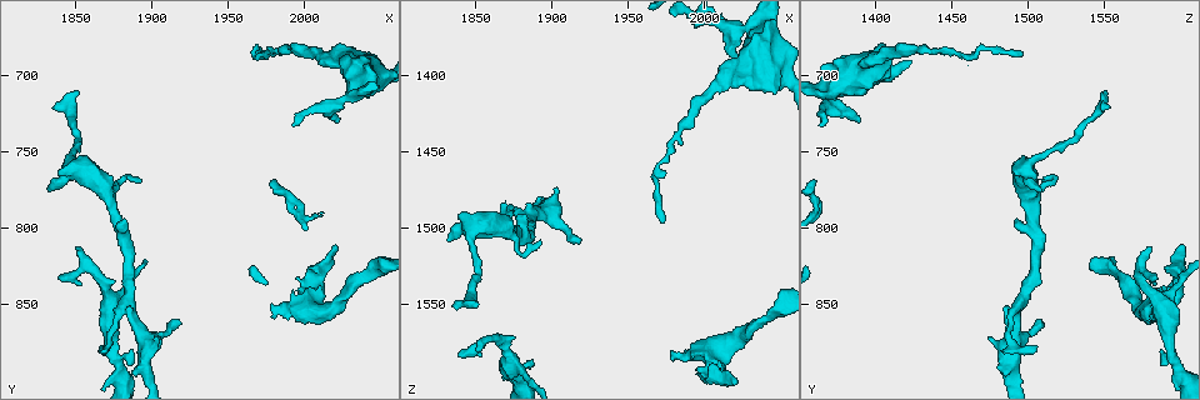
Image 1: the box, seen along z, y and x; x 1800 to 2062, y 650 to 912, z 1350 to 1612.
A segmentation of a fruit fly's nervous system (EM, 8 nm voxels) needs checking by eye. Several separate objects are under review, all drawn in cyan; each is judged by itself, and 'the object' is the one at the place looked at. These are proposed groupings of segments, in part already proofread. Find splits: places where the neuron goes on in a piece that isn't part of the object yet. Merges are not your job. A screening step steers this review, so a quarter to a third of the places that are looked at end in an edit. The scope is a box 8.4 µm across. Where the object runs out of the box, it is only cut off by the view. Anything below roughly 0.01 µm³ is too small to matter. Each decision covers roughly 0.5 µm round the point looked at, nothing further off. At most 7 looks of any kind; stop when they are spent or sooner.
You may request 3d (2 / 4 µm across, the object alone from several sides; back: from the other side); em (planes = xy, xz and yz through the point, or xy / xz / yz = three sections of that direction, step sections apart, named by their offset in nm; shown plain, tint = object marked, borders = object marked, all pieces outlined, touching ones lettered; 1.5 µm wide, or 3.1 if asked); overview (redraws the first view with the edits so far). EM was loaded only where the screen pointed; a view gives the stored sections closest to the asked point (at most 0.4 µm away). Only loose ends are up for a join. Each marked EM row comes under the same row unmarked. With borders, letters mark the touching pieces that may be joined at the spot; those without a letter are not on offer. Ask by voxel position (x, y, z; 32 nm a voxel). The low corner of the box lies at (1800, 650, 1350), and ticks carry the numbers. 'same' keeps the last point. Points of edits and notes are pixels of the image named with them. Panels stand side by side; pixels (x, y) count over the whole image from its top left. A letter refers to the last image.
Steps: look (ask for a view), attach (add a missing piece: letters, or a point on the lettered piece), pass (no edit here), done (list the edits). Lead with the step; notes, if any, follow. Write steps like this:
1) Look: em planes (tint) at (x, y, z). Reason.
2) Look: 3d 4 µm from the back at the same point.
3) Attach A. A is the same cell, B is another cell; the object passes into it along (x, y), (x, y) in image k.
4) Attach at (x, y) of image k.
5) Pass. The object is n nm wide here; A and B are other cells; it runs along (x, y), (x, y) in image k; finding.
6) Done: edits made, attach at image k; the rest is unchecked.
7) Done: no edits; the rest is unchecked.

Look: em planes (borders) at (1852, 812, 1580). An open end.

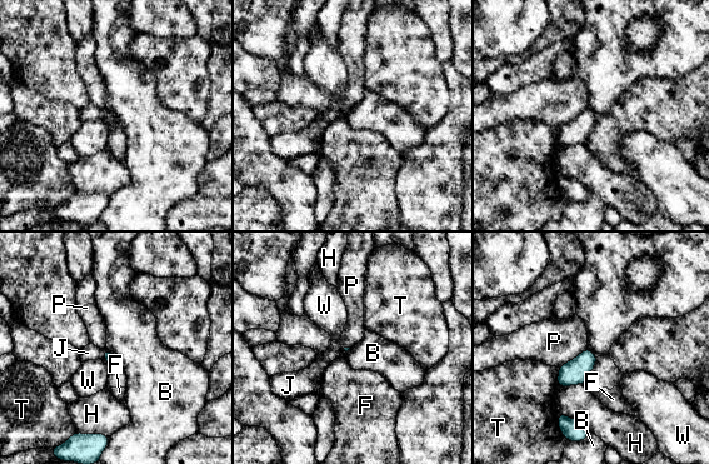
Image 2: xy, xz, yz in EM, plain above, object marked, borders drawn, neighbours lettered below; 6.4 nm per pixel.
Attach J. J is the same cell, B, F, H, P, T and W are other cells; the neuron continues.

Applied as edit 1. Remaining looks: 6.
Look: em planes (tint) at (1978, 858, 1586). Branch stops here.

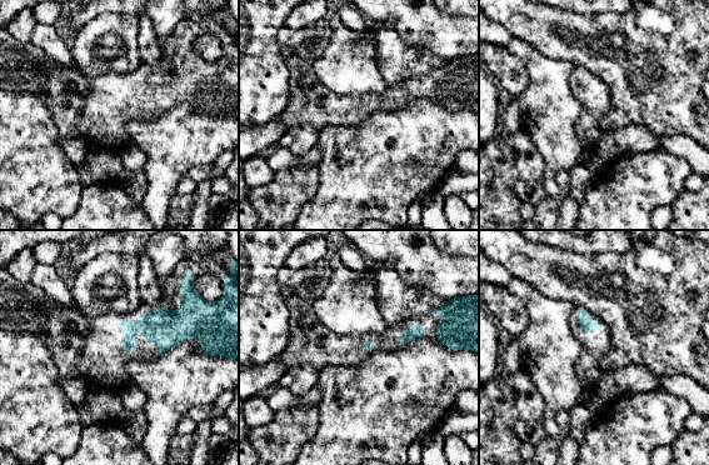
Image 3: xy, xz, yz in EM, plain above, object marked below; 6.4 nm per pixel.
Look: em planes (borders) at the same point.

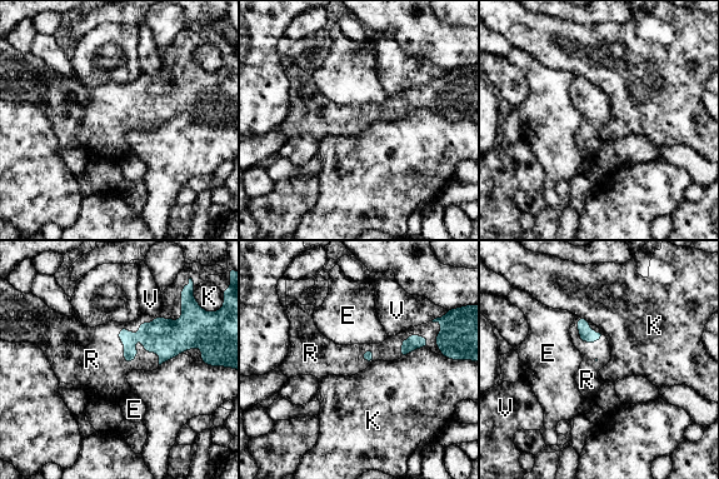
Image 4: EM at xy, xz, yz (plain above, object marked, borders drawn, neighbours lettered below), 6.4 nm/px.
Attach R. R is the same cell, E, K and V are other cells; the object passes into it along (160, 337), (123, 328), (95, 355) in image 4; the neuron continues.

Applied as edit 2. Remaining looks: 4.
Look: overview.

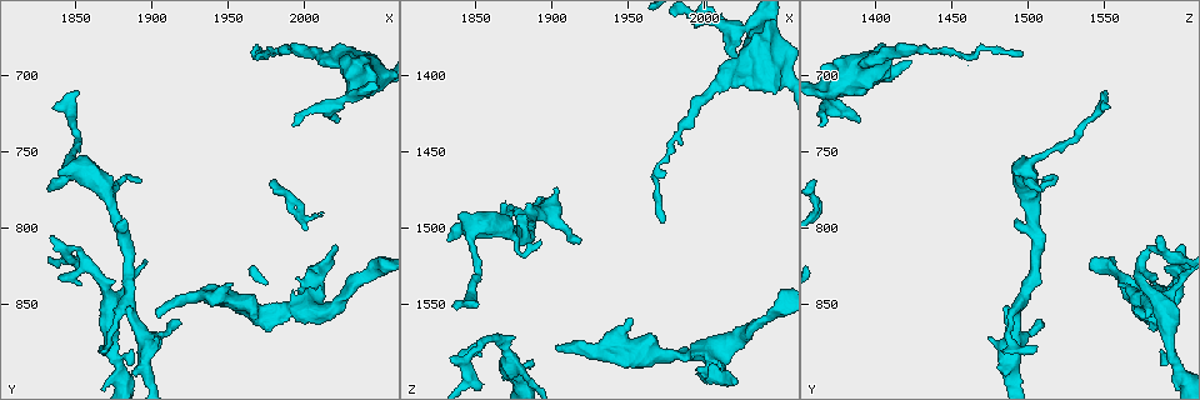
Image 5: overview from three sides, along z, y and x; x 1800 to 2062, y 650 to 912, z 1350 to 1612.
Look: 3d 4 µm at (1920, 862, 1508). An open end.

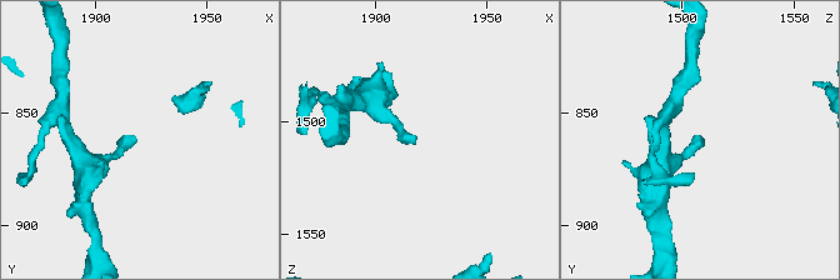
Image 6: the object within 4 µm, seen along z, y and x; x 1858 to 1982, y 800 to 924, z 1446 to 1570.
Look: em planes (borders) at (1917, 862, 1509).

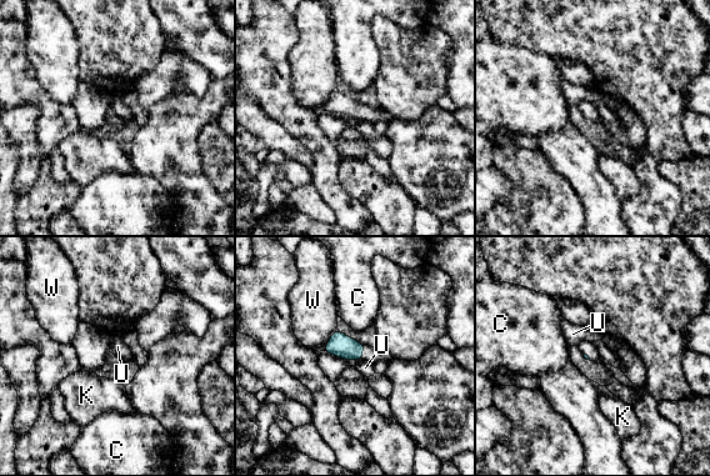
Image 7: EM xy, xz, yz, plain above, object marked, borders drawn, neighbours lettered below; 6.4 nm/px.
Pass. The longest contact is with W, 160 nm; C, K, U and W are other cells; no lettered piece goes on from it.

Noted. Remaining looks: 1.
Done: edits made, attach at image 2, attach at image 4; the rest is unchecked.

